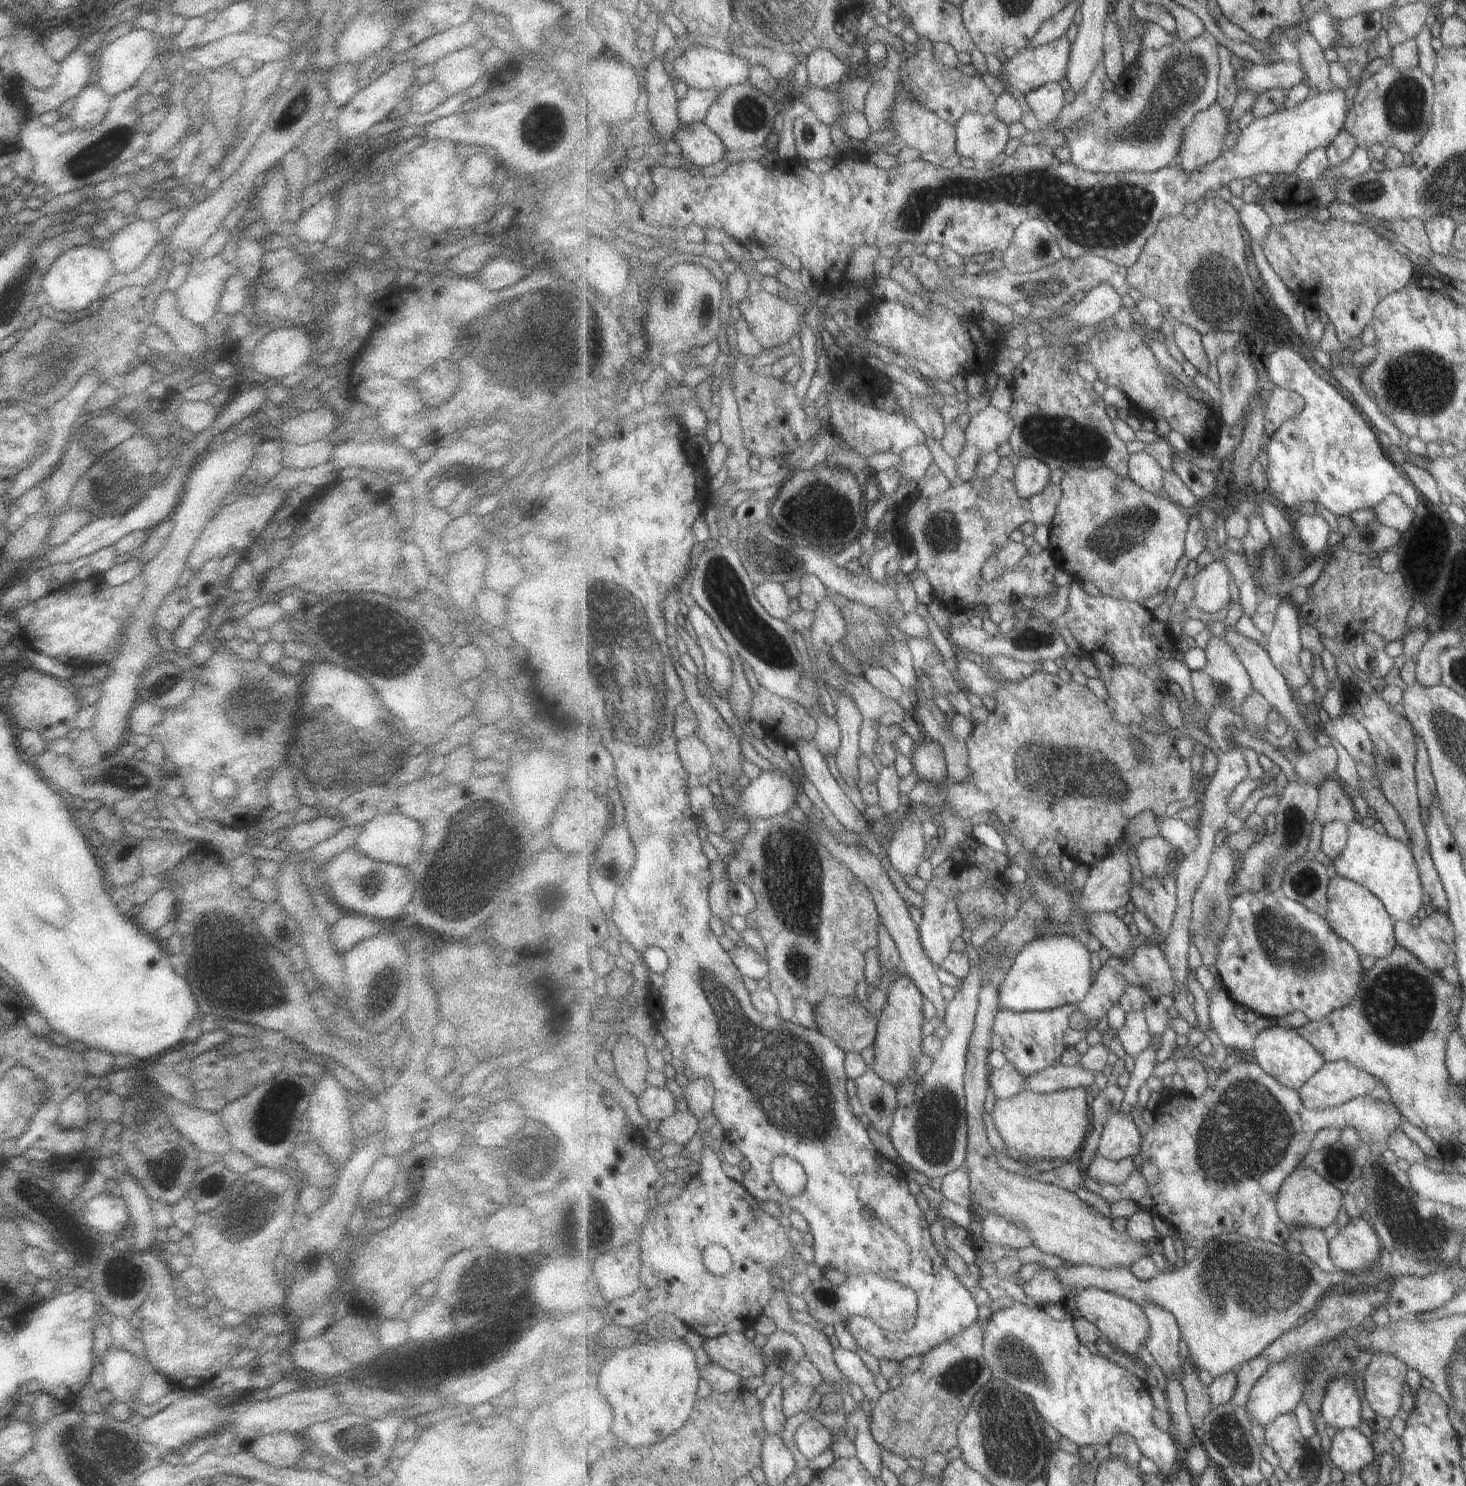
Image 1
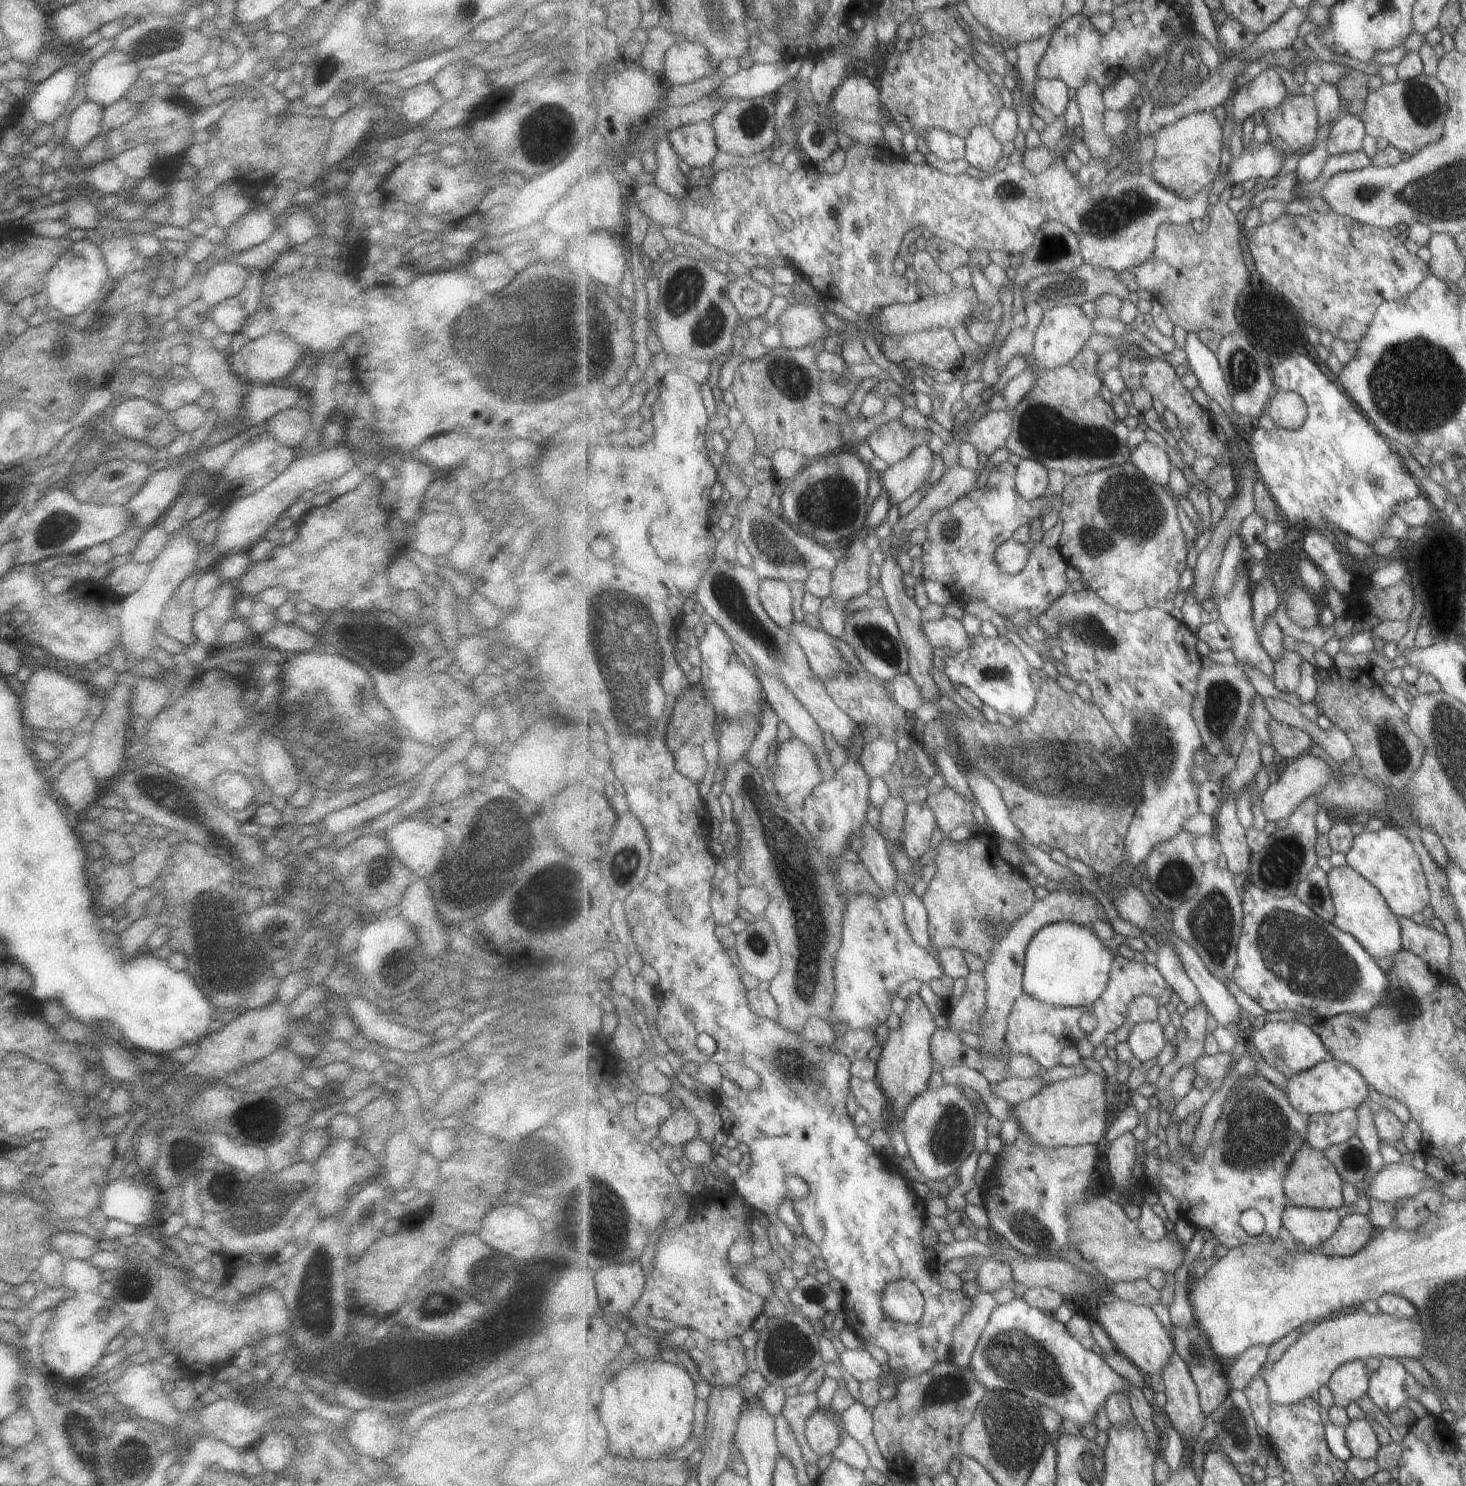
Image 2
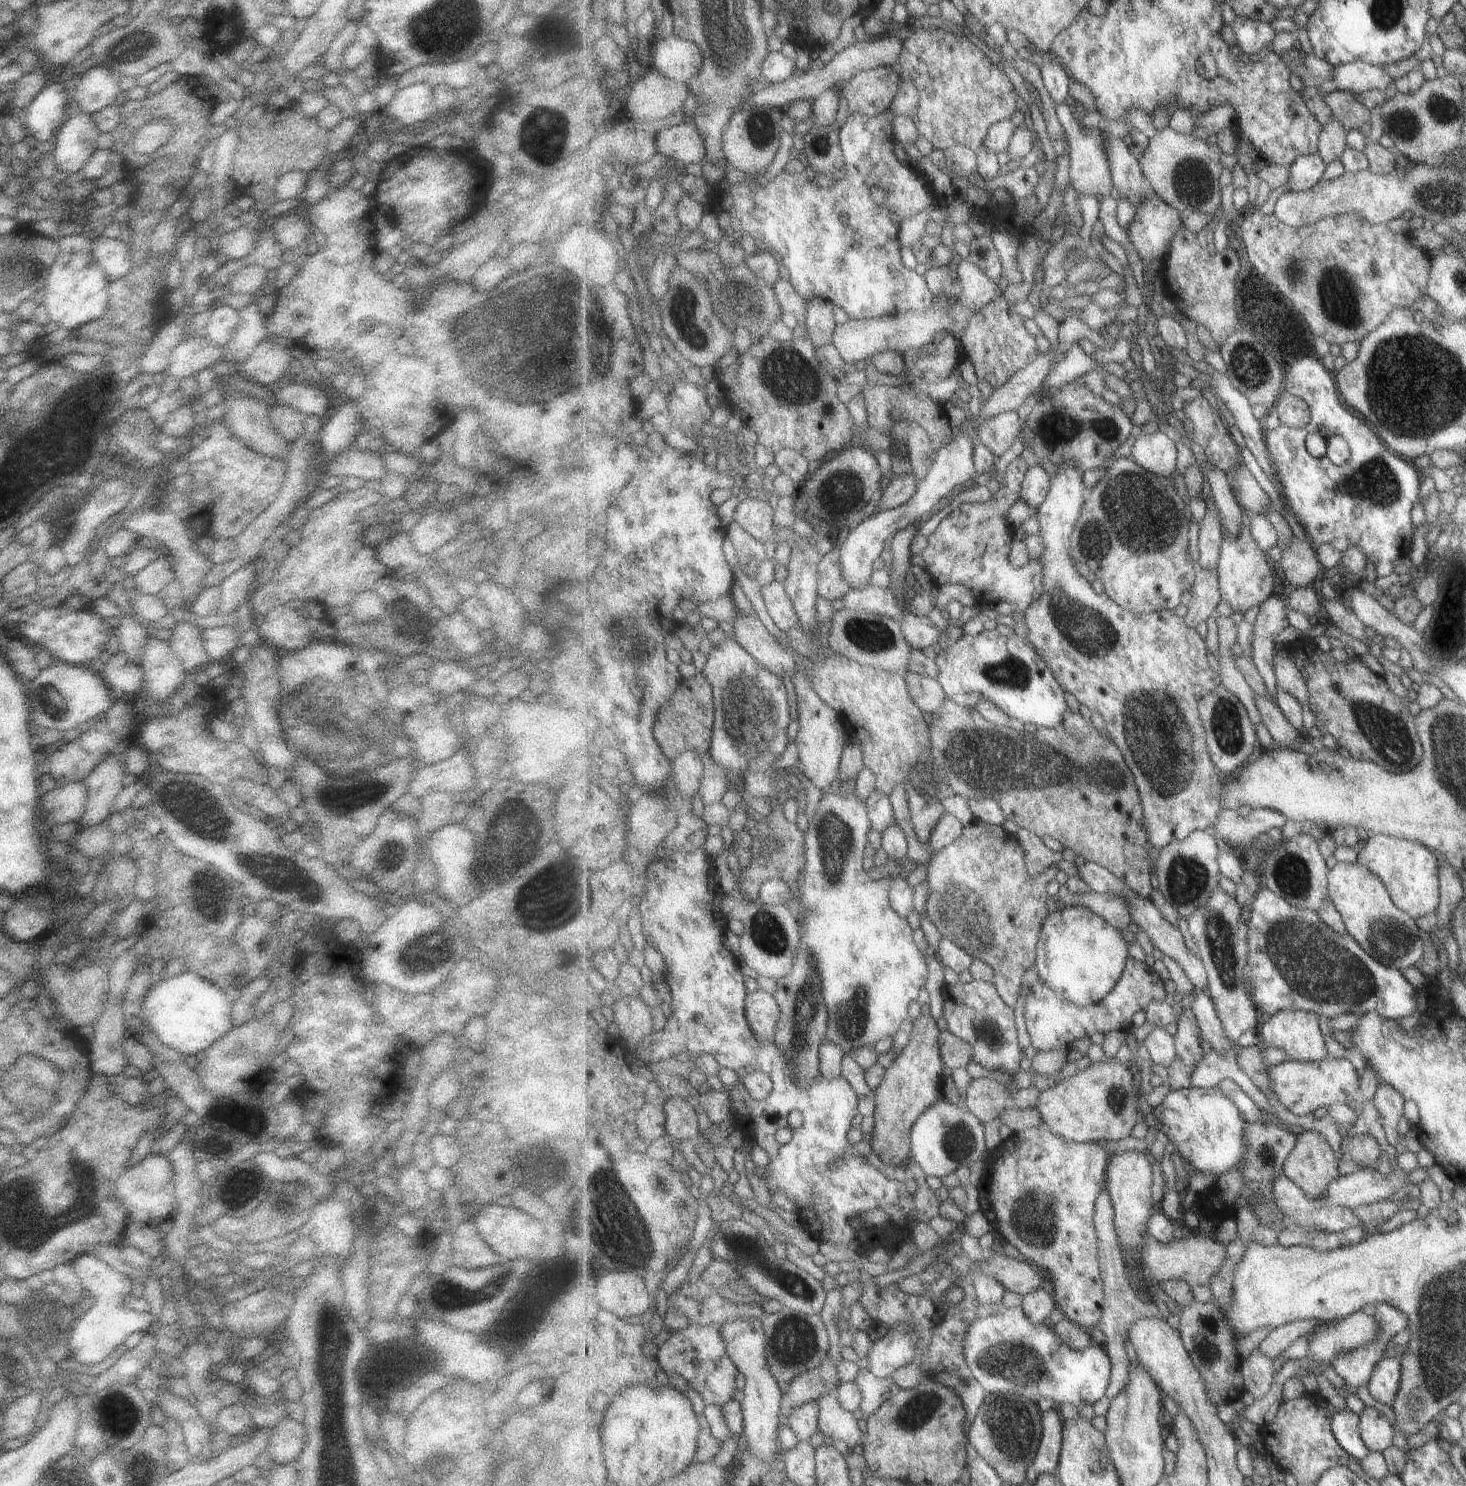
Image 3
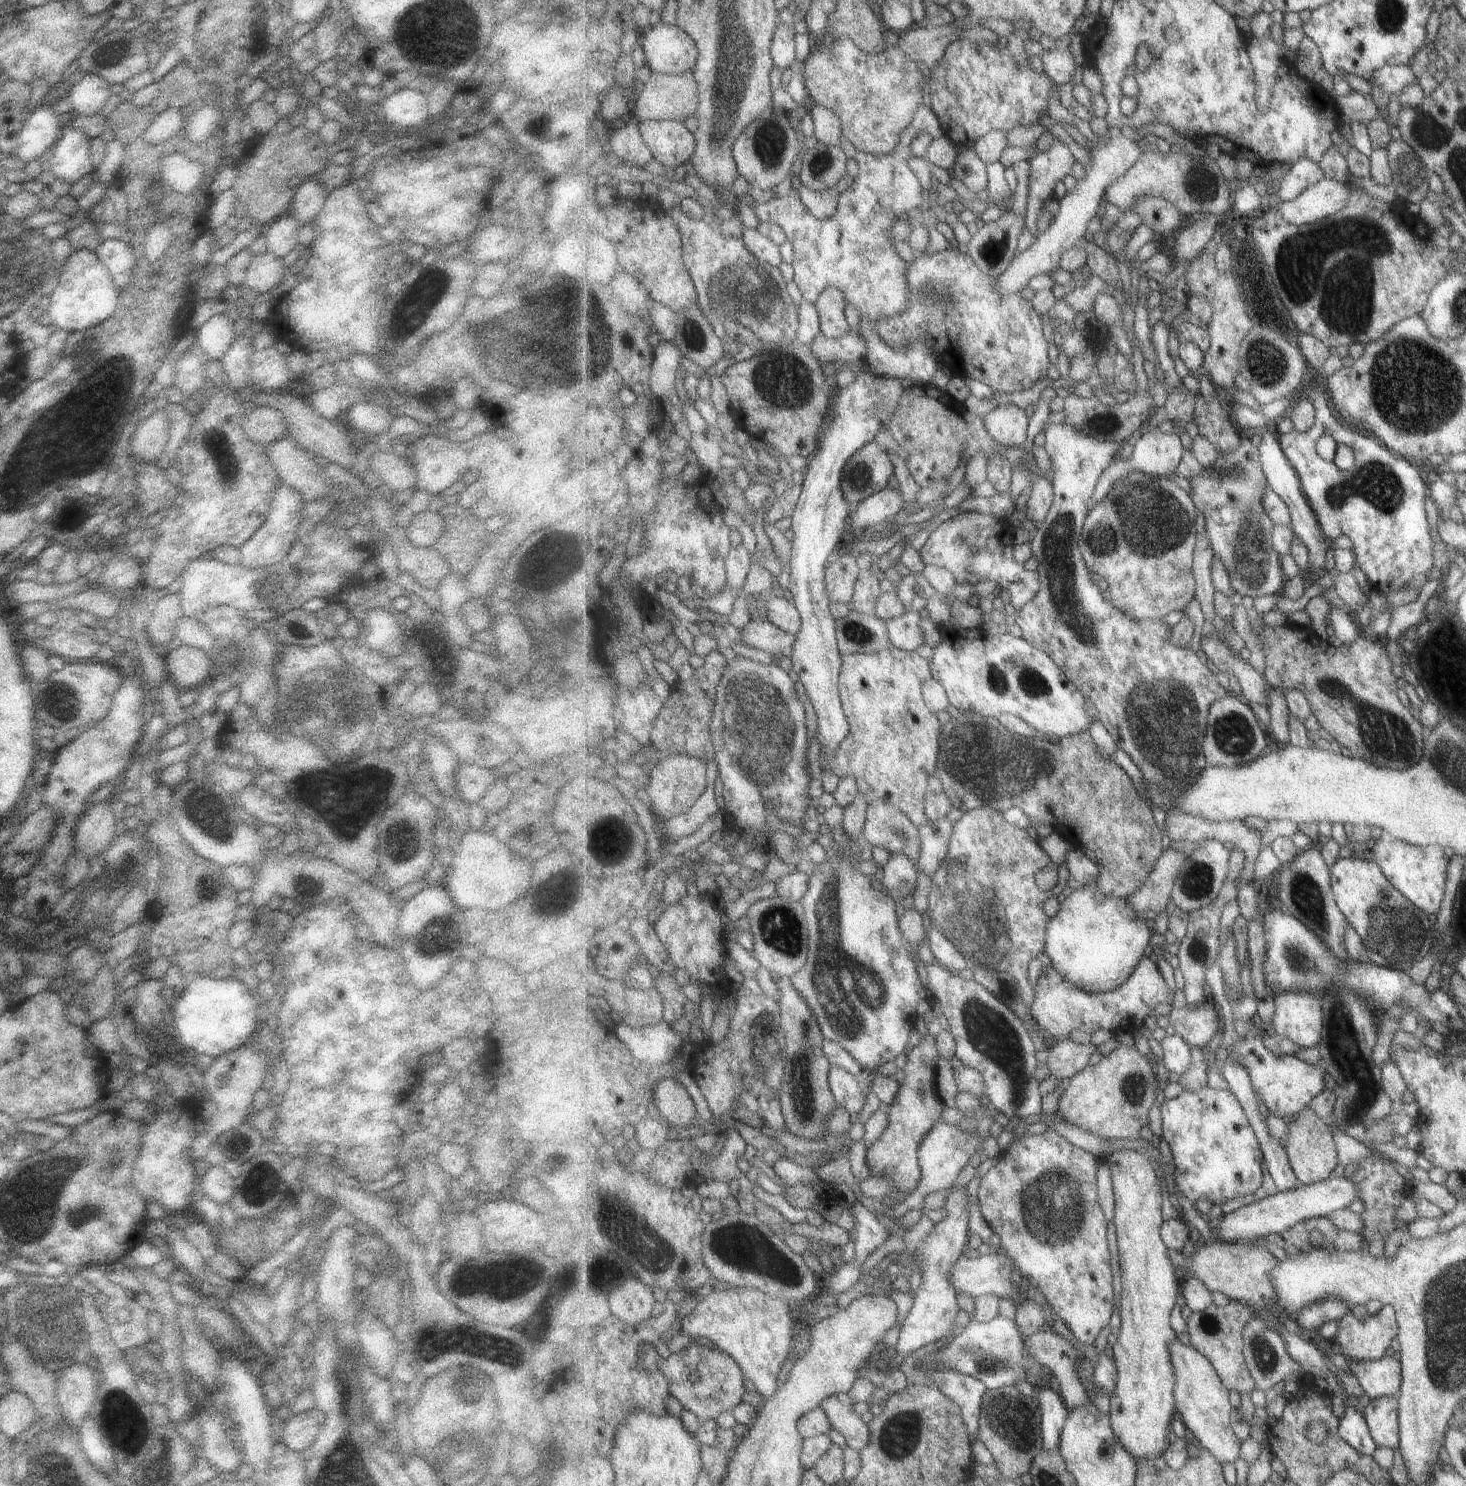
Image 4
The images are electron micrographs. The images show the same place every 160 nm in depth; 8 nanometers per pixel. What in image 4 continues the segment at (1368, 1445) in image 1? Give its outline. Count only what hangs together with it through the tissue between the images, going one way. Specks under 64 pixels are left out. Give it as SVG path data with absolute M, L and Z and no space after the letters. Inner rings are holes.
M1398 1396L1372 1399L1363 1411L1378 1446L1400 1448L1400 1400Z

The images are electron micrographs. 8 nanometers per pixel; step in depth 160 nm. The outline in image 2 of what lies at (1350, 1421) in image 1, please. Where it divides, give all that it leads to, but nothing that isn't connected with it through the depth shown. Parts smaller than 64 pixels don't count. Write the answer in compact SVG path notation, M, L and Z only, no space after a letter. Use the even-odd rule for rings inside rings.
M1355 1359L1342 1364L1327 1384L1328 1390L1333 1394L1333 1404L1345 1408L1366 1396L1371 1377L1365 1359Z

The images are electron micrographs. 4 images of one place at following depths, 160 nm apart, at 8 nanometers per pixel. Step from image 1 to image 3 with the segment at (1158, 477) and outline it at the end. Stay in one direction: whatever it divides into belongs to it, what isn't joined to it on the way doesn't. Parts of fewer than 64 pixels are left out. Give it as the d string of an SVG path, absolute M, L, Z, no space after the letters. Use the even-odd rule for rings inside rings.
M1160 431L1142 433L1135 438L1131 458L1143 468L1162 477L1171 477L1177 468L1177 446Z

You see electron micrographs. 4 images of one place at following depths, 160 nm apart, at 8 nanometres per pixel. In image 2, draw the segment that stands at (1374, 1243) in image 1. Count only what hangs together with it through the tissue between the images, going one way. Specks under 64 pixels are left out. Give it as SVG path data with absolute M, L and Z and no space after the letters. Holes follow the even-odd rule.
M1349 1212L1342 1218L1339 1228L1318 1248L1327 1256L1353 1256L1373 1238L1376 1230L1371 1225L1366 1212Z

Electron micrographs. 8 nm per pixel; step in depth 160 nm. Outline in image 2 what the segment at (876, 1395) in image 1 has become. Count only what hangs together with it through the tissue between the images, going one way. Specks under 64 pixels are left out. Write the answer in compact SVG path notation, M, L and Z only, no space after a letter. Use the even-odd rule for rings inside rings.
M864 1347L845 1349L839 1354L842 1371L859 1383L863 1381L879 1380L883 1374L883 1366L879 1360L871 1356Z

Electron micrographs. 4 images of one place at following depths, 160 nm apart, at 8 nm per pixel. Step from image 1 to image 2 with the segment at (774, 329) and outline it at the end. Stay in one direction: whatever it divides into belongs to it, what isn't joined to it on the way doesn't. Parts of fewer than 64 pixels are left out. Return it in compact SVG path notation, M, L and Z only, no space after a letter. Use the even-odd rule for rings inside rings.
M787 304L777 320L781 345L789 348L809 347L827 338L832 330L825 322L825 313L821 312L817 305Z

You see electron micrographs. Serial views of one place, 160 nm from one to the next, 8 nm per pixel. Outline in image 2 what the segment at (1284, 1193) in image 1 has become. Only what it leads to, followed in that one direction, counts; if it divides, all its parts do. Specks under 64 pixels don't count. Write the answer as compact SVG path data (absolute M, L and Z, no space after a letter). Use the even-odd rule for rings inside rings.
M1309 1143L1297 1151L1292 1165L1289 1167L1284 1180L1284 1191L1287 1204L1296 1207L1309 1207L1316 1209L1338 1209L1343 1206L1343 1178L1337 1170L1336 1164L1319 1149L1313 1148Z

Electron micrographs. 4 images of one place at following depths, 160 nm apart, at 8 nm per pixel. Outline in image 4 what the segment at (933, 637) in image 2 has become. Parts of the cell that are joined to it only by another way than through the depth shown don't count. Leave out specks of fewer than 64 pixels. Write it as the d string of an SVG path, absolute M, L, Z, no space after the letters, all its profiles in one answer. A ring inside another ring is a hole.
M907 610L901 616L887 619L886 625L891 647L906 651L915 651L923 644L923 632L919 628L922 610Z

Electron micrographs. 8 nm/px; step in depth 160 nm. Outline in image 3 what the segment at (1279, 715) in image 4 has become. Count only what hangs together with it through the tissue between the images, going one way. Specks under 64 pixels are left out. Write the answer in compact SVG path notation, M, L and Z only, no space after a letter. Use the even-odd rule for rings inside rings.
M1277 594L1264 601L1257 613L1254 631L1252 632L1252 659L1257 665L1267 690L1276 698L1278 678L1274 667L1276 657L1275 640L1273 636L1289 626L1287 608Z

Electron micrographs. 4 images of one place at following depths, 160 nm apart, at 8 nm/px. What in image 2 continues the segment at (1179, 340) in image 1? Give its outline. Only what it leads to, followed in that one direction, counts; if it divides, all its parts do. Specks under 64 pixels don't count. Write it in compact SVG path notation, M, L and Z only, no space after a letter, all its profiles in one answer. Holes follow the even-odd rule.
M1196 332L1187 334L1184 352L1190 364L1189 368L1198 379L1198 388L1223 408L1230 422L1241 418L1234 409L1232 394L1216 352L1203 344Z

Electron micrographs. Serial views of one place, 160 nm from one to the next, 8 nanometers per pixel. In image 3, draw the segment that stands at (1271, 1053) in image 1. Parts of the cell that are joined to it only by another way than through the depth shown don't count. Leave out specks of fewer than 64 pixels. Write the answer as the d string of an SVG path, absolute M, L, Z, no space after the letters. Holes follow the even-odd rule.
M1281 1009L1277 1011L1266 1023L1257 1028L1258 1038L1265 1046L1281 1048L1285 1051L1288 1060L1318 1061L1327 1055L1327 1042L1323 1038L1319 1021L1321 1017L1314 1012L1297 1009Z

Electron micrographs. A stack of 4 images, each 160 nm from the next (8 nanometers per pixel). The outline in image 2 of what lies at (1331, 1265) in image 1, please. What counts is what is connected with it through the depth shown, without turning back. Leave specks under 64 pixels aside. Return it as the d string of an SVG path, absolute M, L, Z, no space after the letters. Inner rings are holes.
M1287 1204L1282 1216L1284 1227L1296 1238L1303 1250L1320 1252L1318 1248L1339 1228L1342 1218L1337 1209L1316 1209L1309 1207L1296 1207Z

